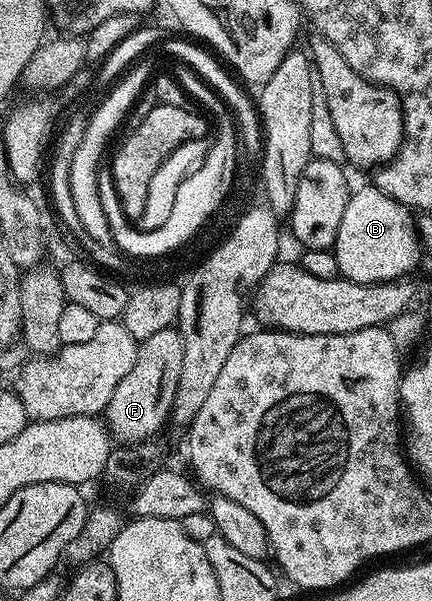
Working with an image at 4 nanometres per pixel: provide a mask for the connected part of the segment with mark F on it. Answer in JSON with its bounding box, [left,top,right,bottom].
[102,327,182,446]

